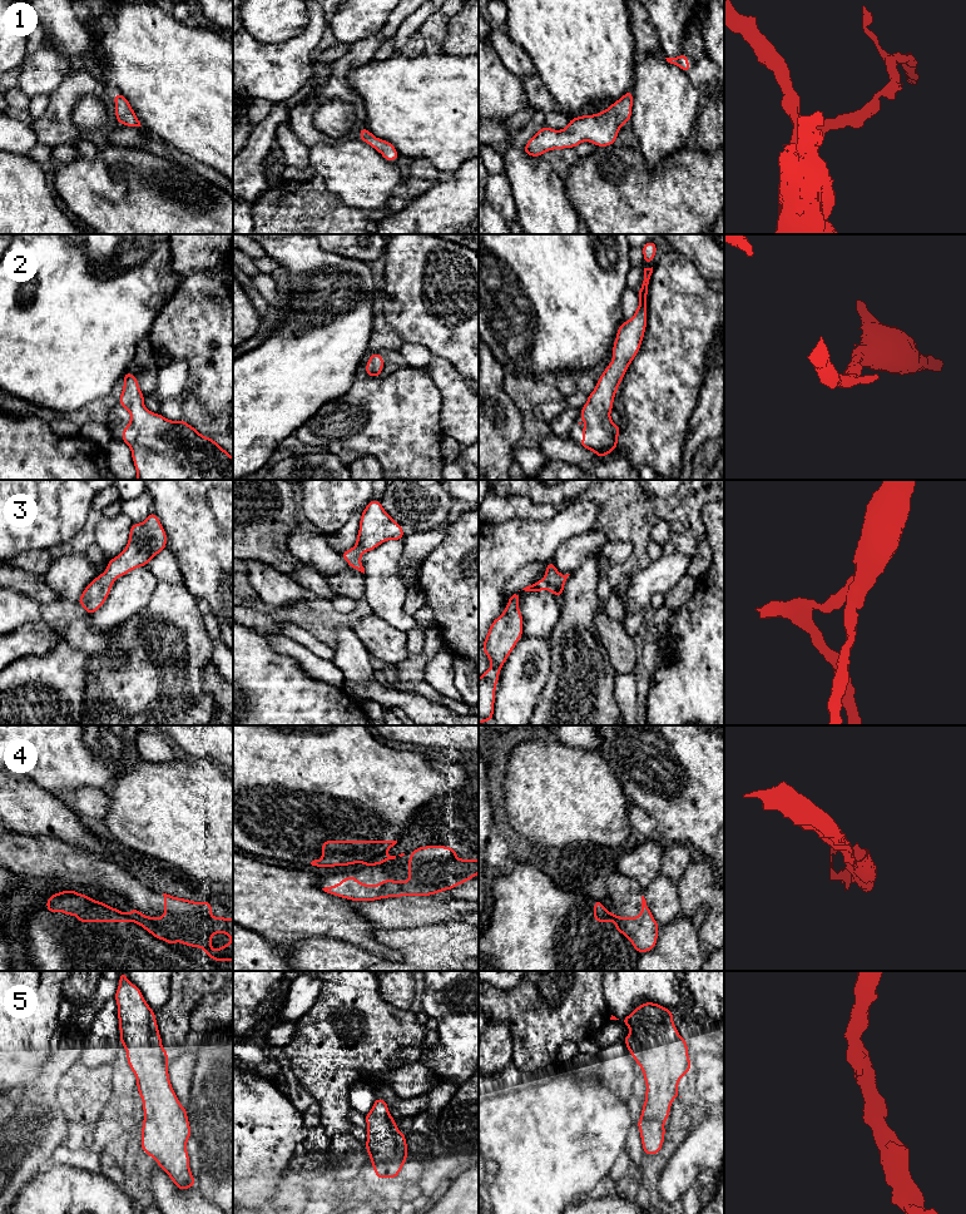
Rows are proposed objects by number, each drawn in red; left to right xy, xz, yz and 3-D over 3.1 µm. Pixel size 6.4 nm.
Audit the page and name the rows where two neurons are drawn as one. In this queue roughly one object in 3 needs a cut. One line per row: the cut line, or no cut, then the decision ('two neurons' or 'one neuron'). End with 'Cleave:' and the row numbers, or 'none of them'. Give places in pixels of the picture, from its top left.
1: cut none; one neuron
2: cut none; one neuron
3: cut none; one neuron
4: cut xz (382, 853), (365, 863); two neurons
5: cut none; one neuron
Cleave: 4

